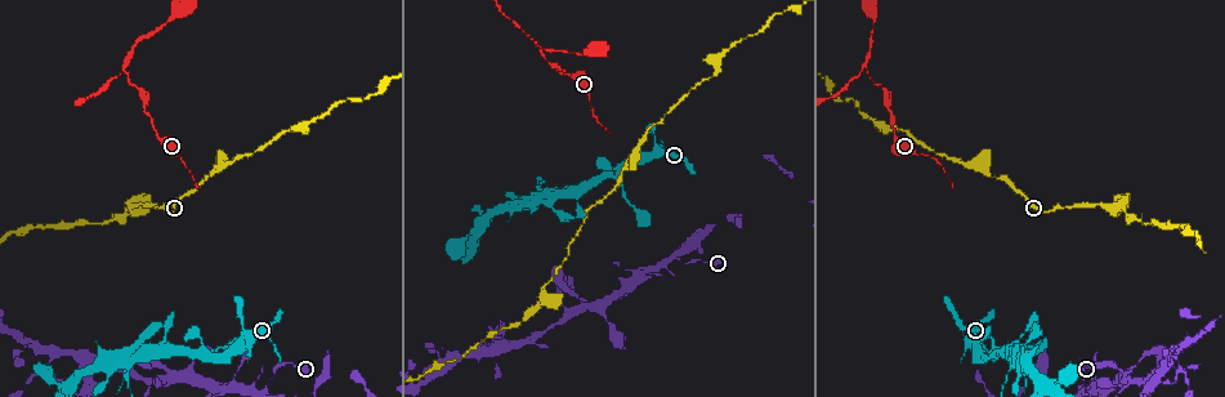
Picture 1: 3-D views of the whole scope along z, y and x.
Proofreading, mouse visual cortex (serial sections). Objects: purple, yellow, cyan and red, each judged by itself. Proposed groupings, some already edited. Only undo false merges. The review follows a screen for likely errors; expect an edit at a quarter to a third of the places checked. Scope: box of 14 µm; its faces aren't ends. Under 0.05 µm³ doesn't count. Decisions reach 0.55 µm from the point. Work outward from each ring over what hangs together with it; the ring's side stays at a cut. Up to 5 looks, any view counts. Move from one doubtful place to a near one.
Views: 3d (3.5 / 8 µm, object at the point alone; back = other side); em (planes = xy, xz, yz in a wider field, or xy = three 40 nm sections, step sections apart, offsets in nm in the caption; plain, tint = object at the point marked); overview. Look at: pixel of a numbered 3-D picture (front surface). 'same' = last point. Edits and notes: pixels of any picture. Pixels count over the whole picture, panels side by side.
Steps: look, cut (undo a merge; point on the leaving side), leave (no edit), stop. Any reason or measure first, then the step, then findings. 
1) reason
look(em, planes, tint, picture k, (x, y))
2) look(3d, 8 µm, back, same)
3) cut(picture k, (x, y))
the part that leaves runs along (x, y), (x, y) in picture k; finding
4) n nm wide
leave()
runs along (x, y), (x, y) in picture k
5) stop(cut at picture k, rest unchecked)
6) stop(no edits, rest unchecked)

branch point
look(3d, 8 µm, picture 1, (545, 296))

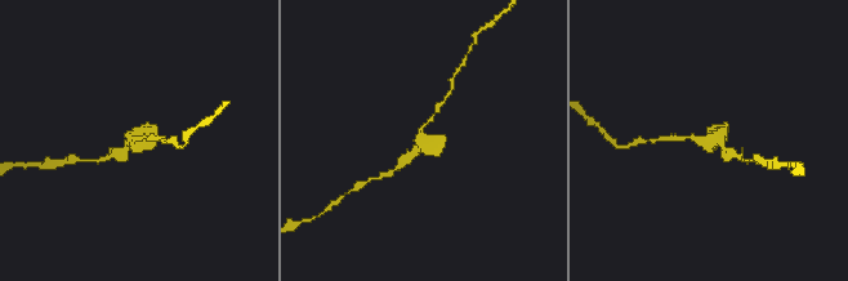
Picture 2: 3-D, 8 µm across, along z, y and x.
closer look
look(3d, 3.5 µm, back, picture 2, (716, 137))

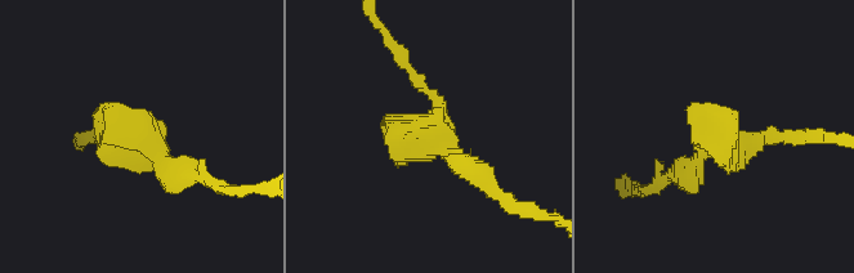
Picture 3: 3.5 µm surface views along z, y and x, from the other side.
leave()
runs along (402, 58), (490, 187) in picture 3; all the same cell

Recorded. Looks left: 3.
arms part here
look(3d, 8 µm, picture 1, (232, 386))

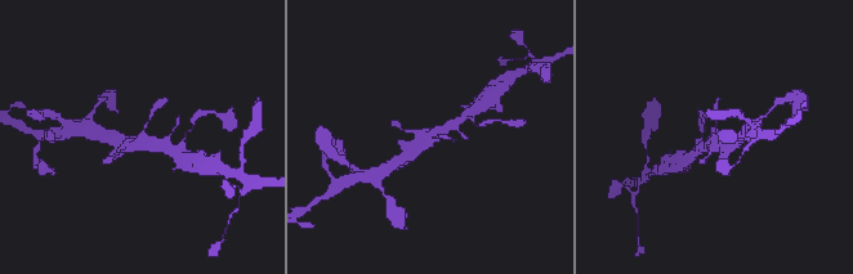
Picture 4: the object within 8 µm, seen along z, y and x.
need the tissue
look(em, xy, step 2, tint, picture 4, (427, 140))

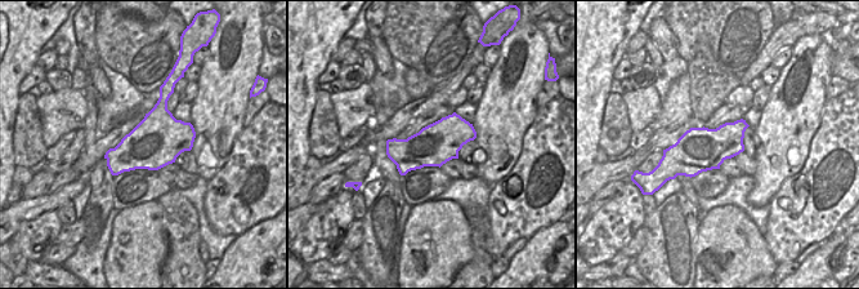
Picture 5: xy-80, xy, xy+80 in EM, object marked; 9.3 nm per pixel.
leave()
one cell here

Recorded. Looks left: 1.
stop(no edits, rest unchecked)

